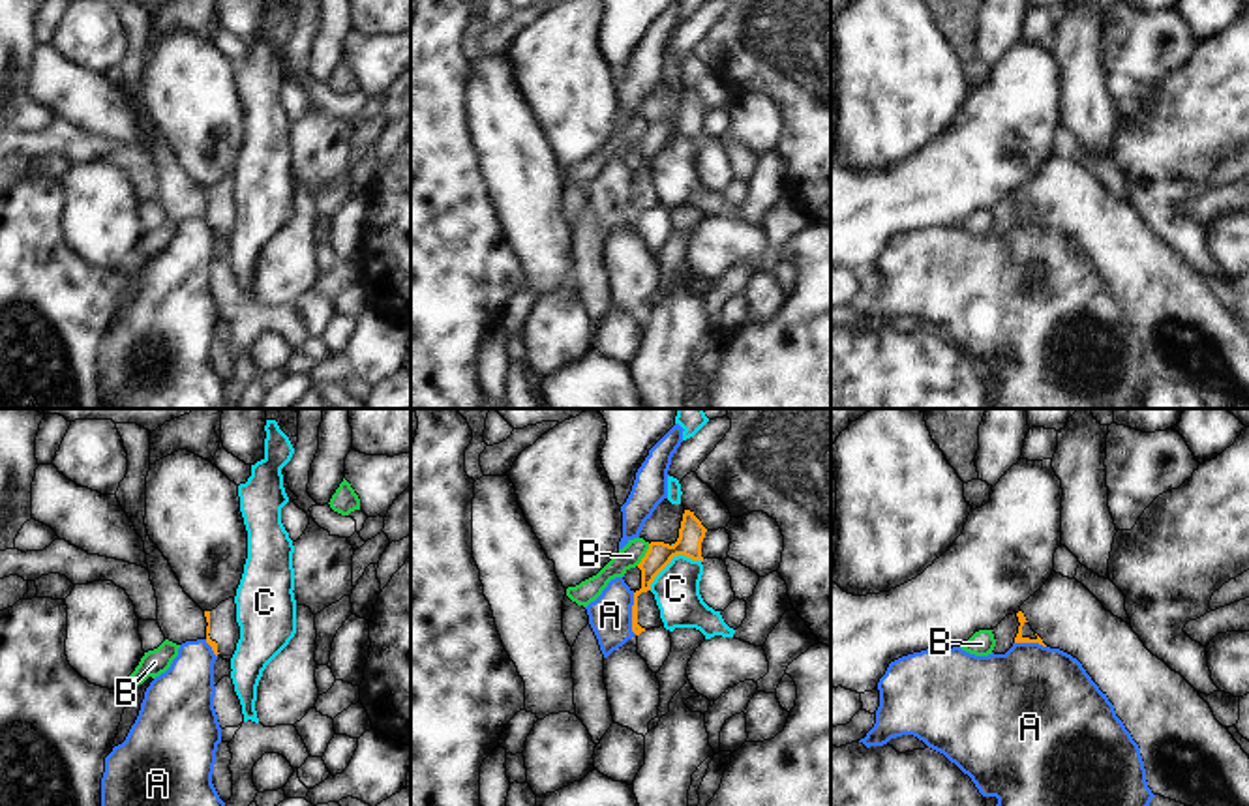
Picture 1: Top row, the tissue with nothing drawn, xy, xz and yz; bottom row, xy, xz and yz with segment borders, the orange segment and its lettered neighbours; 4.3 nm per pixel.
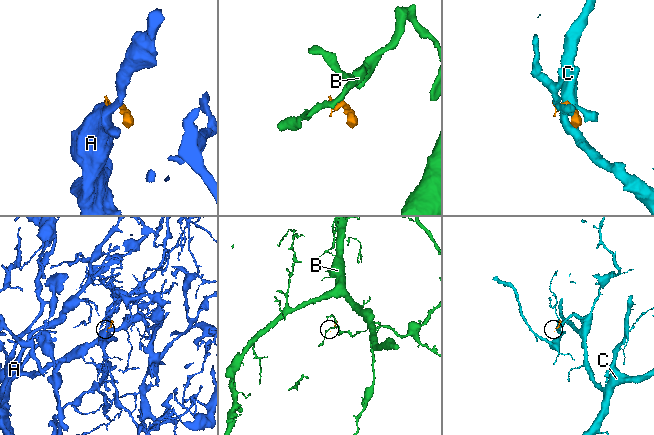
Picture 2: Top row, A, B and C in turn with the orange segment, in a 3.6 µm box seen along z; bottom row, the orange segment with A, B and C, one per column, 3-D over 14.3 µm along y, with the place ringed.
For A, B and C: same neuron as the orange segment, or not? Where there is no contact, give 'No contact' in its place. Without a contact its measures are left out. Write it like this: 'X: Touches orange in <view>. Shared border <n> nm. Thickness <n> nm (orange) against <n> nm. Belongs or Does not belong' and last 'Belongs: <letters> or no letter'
A: Touches orange in xz. Shared border 180 nm. Thickness 100 nm (orange) against 190 nm. Does not belong
B: Touches orange in xz. Shared border 110 nm. Thickness 110 nm (orange) against 100 nm. Does not belong
C: Touches orange in xz. Shared border 260 nm. Thickness 110 nm (orange) against 200 nm. Does not belong
Belongs: no letter

